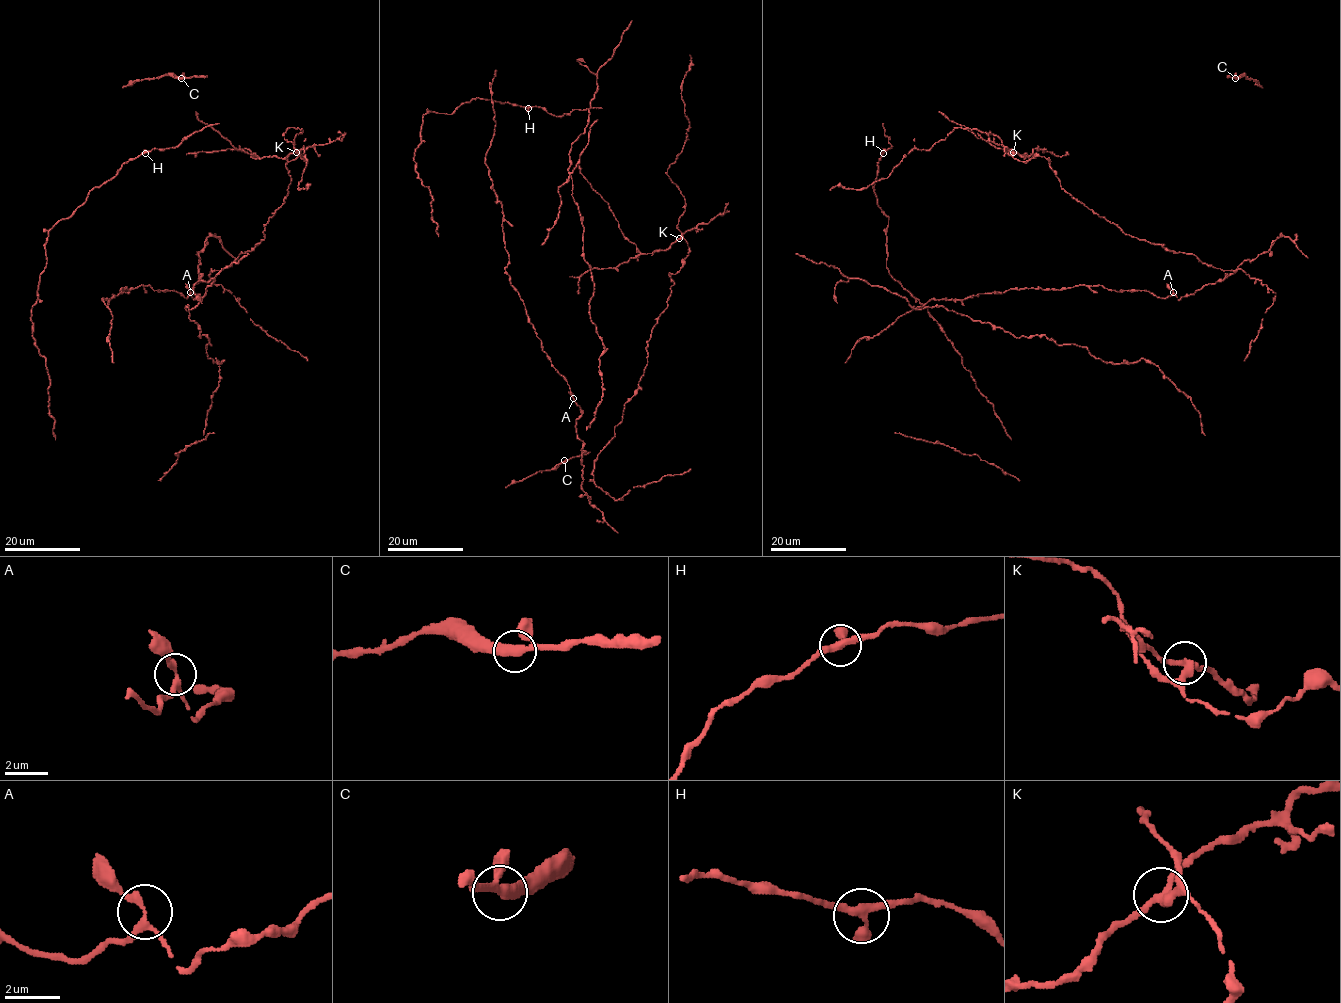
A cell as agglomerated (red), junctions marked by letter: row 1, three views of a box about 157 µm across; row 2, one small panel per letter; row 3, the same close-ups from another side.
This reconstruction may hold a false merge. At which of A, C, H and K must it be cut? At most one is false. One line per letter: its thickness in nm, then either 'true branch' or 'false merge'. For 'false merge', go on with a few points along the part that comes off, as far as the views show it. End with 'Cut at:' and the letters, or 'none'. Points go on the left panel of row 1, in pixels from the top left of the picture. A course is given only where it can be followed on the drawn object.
A: 220 nm | true branch
C: 320 nm | true branch
H: 280 nm | true branch
K: 280 nm | false merge | (296, 152), (284, 158), (259, 158), (236, 149), (198, 120), (196, 111)
Cut at: K

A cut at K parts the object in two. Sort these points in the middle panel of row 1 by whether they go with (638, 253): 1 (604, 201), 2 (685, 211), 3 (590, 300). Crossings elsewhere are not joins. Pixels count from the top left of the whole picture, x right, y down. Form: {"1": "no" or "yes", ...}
{"1": "yes", "2": "no", "3": "no"}

